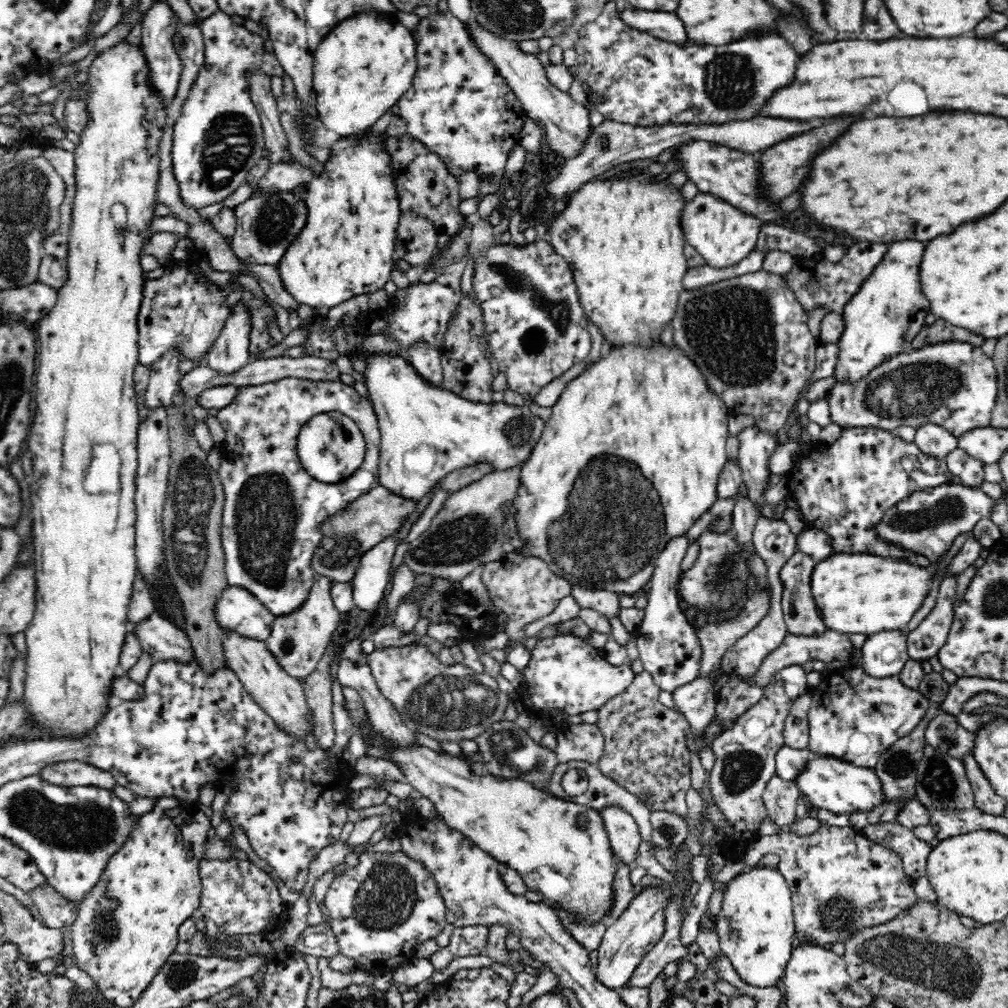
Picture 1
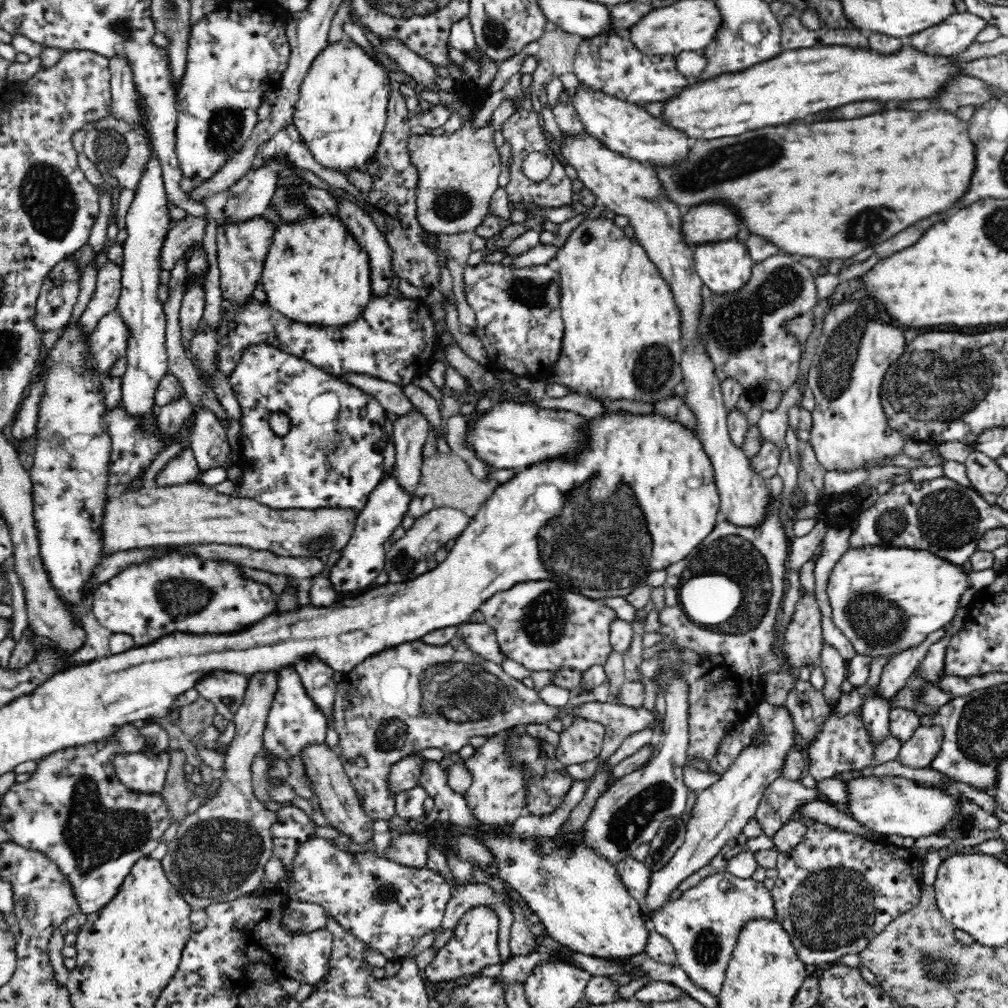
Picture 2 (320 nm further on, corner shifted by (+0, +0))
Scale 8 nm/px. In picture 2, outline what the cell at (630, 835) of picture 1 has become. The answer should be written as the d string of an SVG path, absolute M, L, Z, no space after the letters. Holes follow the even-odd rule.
M631 856L614 865L627 891L642 904L649 891L650 870L646 868L644 862L638 862Z

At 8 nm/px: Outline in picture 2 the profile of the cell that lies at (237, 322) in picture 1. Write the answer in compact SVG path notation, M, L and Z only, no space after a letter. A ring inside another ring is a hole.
M222 214L217 226L217 262L220 270L220 286L224 301L232 305L244 305L253 297L254 286L262 276L264 262L276 234L277 224L264 216L252 216L248 220L231 220Z

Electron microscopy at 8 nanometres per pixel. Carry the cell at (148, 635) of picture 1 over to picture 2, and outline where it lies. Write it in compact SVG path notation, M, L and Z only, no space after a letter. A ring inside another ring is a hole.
M221 672L210 674L202 682L198 682L196 691L202 698L214 704L217 714L224 715L224 718L230 721L244 704L248 686L249 677Z

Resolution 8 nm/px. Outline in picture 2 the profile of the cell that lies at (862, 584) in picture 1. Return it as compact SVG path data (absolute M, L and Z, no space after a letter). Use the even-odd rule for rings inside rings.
M864 546L848 548L830 573L827 593L832 606L834 624L852 643L857 654L875 659L892 657L922 645L931 632L946 627L953 620L962 594L968 589L982 590L996 580L992 569L966 571L929 550L902 546Z

